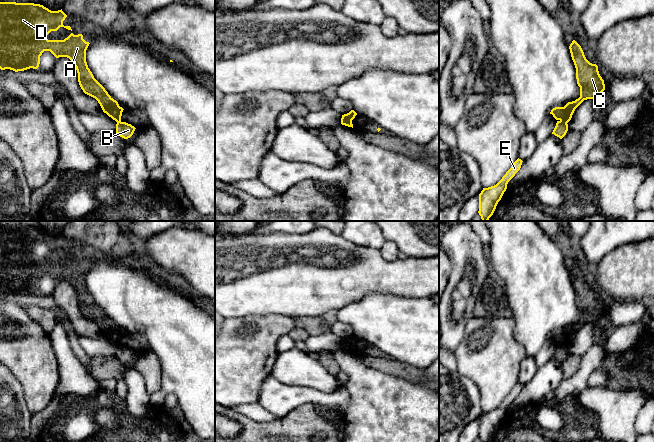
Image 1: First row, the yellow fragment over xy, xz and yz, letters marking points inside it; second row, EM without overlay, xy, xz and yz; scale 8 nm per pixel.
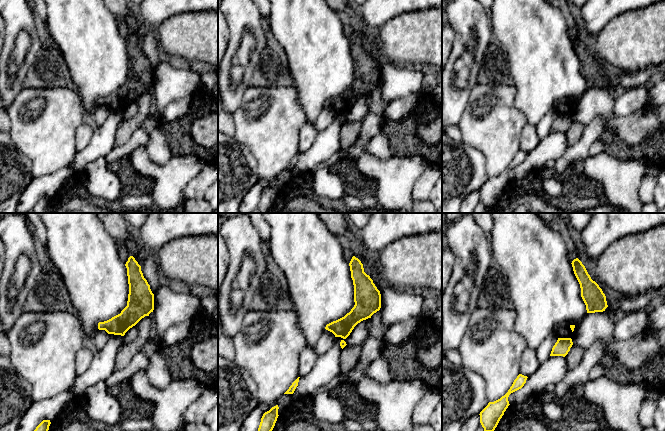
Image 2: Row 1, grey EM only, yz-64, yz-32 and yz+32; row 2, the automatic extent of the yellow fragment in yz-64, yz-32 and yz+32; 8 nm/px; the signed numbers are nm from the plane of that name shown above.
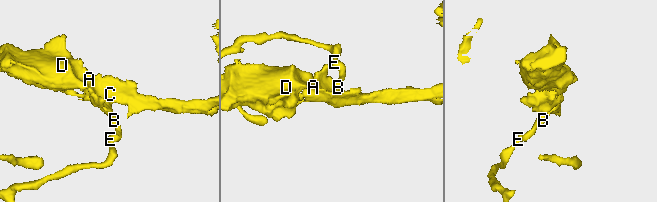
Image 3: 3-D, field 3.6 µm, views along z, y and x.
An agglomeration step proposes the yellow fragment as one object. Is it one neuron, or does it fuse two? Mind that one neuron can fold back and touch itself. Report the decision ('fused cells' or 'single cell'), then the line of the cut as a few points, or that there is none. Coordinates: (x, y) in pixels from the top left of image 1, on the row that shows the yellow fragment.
fused cells | yz (560, 120), (566, 123)

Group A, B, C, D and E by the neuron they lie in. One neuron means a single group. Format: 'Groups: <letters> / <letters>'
Groups: A C D / B E

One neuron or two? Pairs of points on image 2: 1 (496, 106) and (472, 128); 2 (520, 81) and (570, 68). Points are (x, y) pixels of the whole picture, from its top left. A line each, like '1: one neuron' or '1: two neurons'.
1: one neuron
2: one neuron

